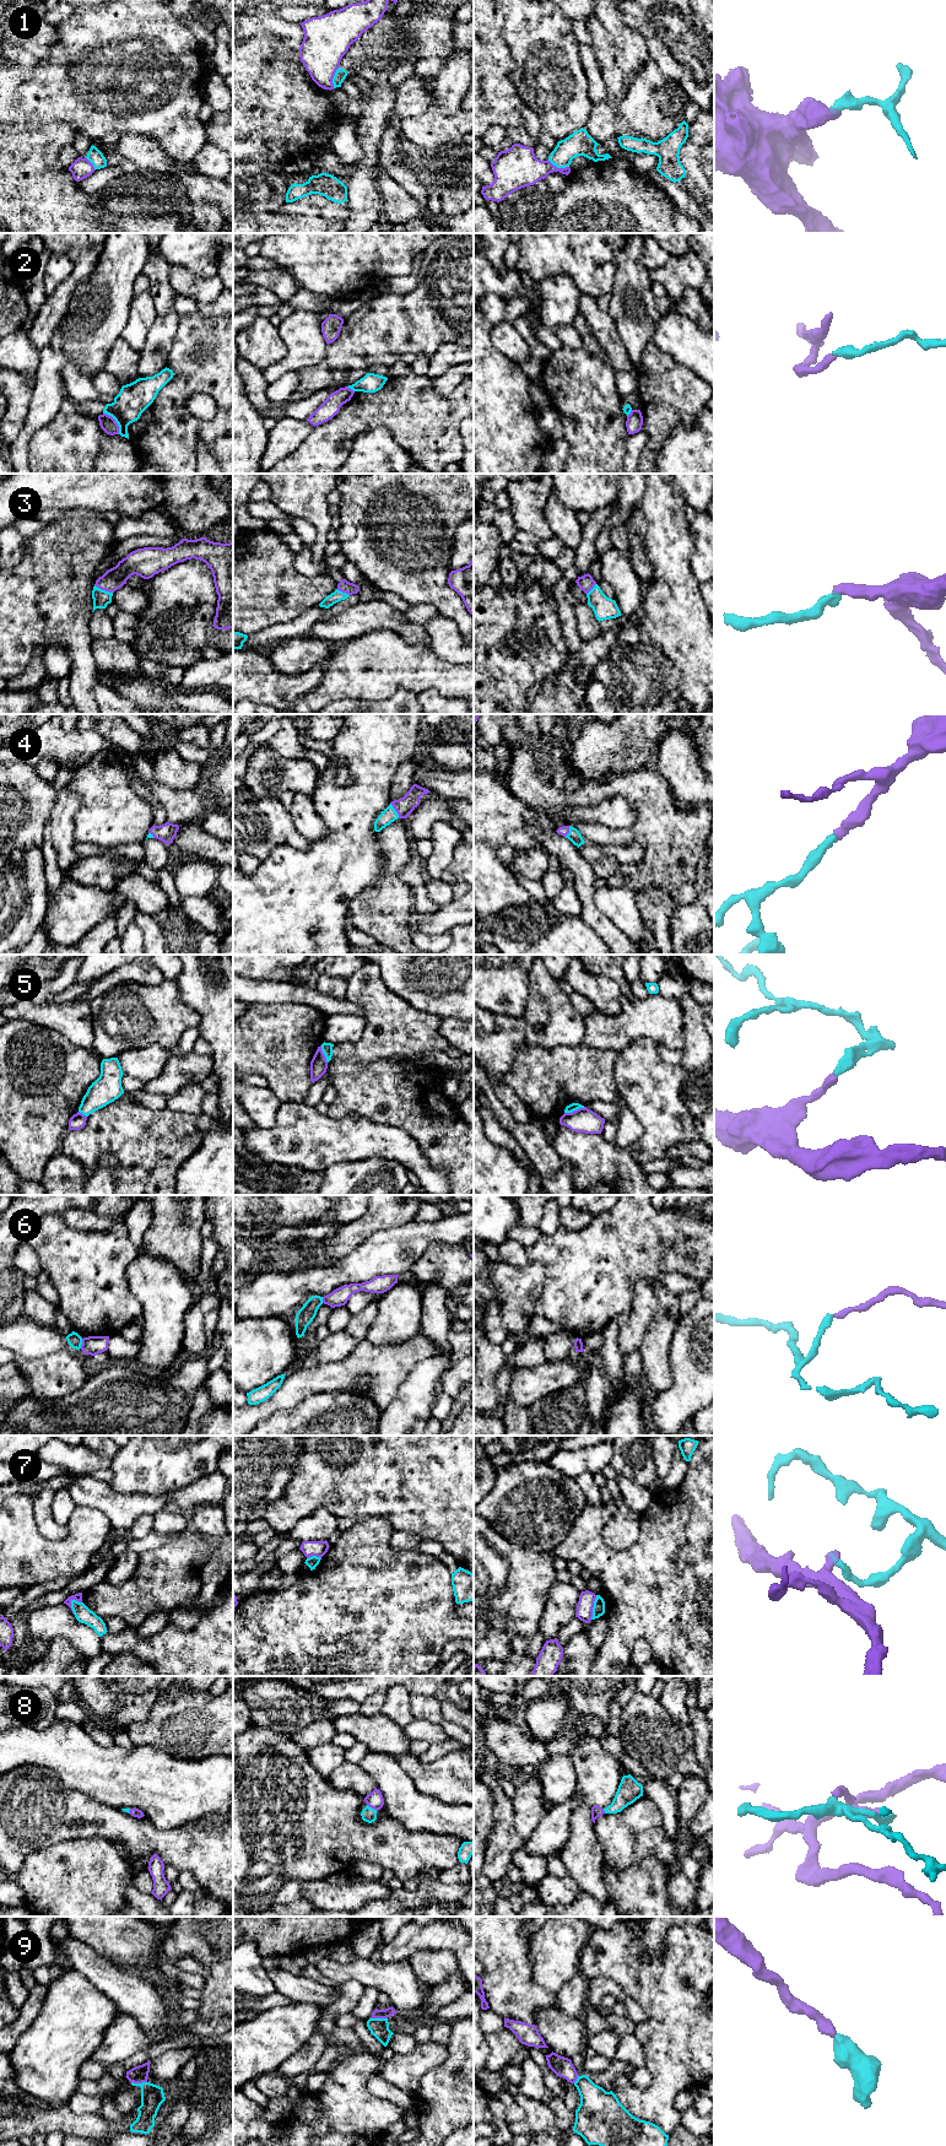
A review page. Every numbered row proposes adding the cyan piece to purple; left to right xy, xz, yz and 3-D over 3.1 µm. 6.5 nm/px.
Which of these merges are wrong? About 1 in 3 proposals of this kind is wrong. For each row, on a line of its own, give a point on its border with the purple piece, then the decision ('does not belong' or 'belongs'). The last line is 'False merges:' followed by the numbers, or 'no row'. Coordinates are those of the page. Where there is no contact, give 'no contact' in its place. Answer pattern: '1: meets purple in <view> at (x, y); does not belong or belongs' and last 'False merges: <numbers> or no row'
1: meets purple in xz at (333, 77); does not belong
2: meets purple in xy at (114, 421); does not belong
3: meets purple in xy at (103, 589); belongs
4: meets purple in xz at (395, 810); belongs
5: meets purple in yz at (574, 1111); does not belong
6: meets purple in xy at (82, 1344); does not belong
7: meets purple in yz at (593, 1606); does not belong
8: meets purple in xz at (372, 1807); belongs
9: meets purple in xz at (379, 2017); belongs
False merges: 1, 2, 5, 6, 7

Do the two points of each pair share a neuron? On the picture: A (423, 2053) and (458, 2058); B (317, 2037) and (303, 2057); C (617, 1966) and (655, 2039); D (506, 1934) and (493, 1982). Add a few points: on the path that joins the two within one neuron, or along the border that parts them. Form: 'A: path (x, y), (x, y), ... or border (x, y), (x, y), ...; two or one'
A: border (447, 2047), (447, 2058), (425, 2074); two
B: path (317, 2042), (308, 2052); one
C: path (633, 1984), (655, 2006), (655, 2021); one
D: path (504, 1946), (504, 1969); one

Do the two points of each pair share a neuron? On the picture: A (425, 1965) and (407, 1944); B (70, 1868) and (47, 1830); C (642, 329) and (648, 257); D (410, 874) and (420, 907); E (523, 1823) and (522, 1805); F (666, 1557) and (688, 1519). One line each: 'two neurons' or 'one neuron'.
A: two neurons
B: two neurons
C: two neurons
D: one neuron
E: one neuron
F: one neuron

